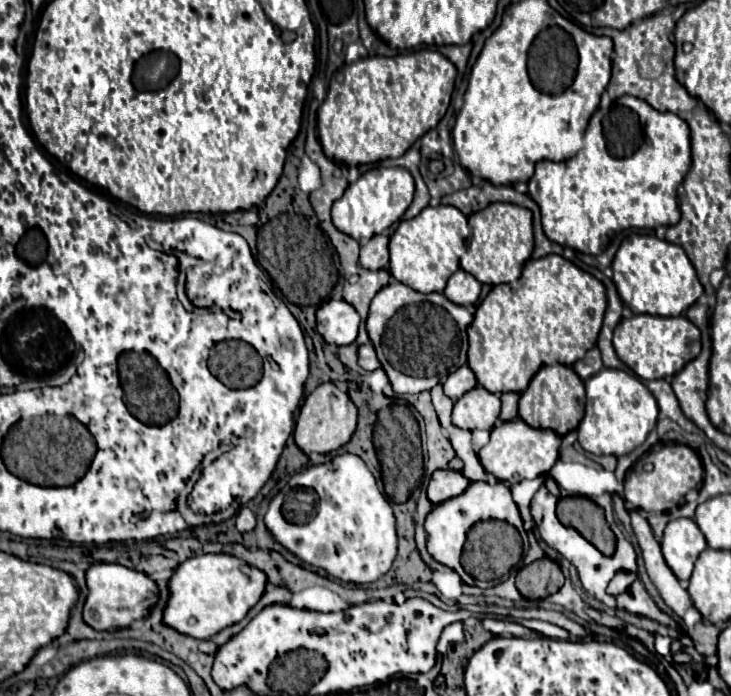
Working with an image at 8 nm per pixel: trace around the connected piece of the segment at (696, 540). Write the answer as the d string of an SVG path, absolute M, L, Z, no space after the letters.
M692 519L670 521L660 541L666 565L678 577L688 583L696 557L706 549L706 539Z

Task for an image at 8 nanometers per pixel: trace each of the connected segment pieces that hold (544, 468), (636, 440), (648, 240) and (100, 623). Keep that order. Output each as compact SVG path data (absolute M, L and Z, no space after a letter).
M516 417L492 429L490 441L480 449L478 457L486 473L492 473L496 479L514 485L524 479L536 479L540 475L546 475L558 459L558 447L560 447L560 437L554 431L532 429L522 419Z
M602 369L586 381L586 415L578 425L578 441L592 455L628 455L656 427L658 403L638 377L620 369Z
M632 233L628 239L624 239L612 261L612 273L618 295L632 309L632 313L678 317L704 293L684 249L654 235Z
M92 563L86 569L86 585L88 585L88 597L84 601L82 619L98 631L126 627L132 621L144 619L148 609L158 599L158 587L152 579L148 579L144 573L128 569L118 563Z

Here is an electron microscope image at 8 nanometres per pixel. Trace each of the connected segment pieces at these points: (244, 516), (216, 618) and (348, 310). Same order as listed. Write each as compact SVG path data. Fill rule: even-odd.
M244 507L244 509L238 513L238 517L236 517L236 527L238 527L238 531L240 531L240 533L248 533L248 531L254 529L254 525L256 525L256 517L252 515L252 511L250 511L248 507Z
M210 553L182 561L174 569L168 587L170 597L162 611L164 625L194 639L208 639L224 627L230 627L244 619L244 615L262 597L266 587L266 575L238 557L226 553Z
M328 299L316 311L318 333L324 337L326 343L332 345L350 345L358 335L360 317L356 309L346 301Z

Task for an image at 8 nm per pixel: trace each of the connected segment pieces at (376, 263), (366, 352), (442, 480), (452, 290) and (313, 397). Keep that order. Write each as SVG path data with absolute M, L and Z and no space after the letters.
M374 235L360 247L360 265L370 271L388 269L388 235Z
M372 343L360 345L360 349L358 349L358 365L360 365L362 369L366 369L366 371L374 371L374 369L380 367Z
M440 469L432 473L432 479L428 483L428 499L432 505L438 505L450 497L460 495L470 481L460 473L460 471L450 471L450 469Z
M458 269L458 271L450 277L450 281L448 281L446 289L444 289L444 295L446 295L452 303L468 307L468 305L474 305L474 303L478 301L480 287L482 287L482 285L476 281L476 277L472 277L472 275L466 273L464 269Z
M322 383L306 397L306 401L302 405L298 421L296 421L296 429L294 429L294 439L296 439L296 445L306 455L310 455L314 451L316 453L330 453L330 451L336 451L342 445L346 445L354 431L356 431L354 403L334 383Z

